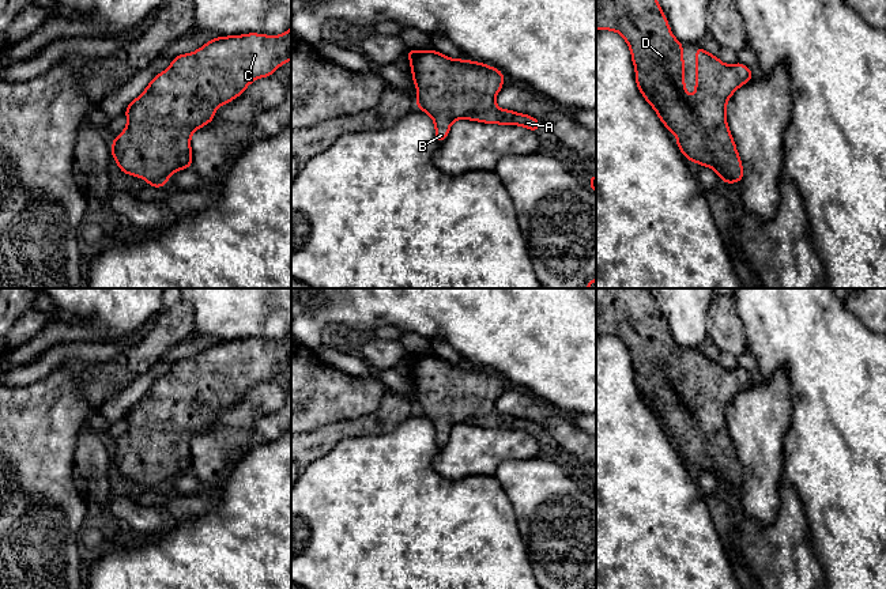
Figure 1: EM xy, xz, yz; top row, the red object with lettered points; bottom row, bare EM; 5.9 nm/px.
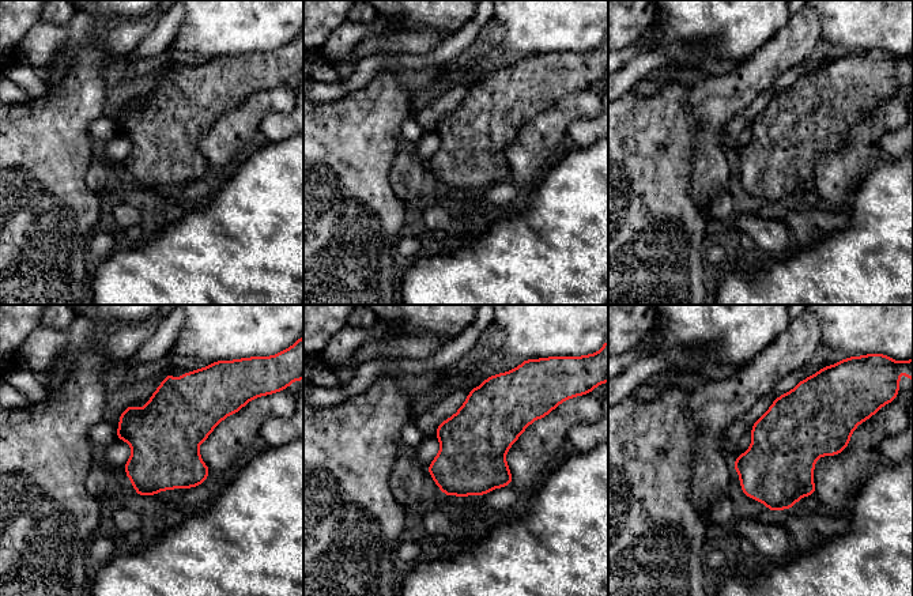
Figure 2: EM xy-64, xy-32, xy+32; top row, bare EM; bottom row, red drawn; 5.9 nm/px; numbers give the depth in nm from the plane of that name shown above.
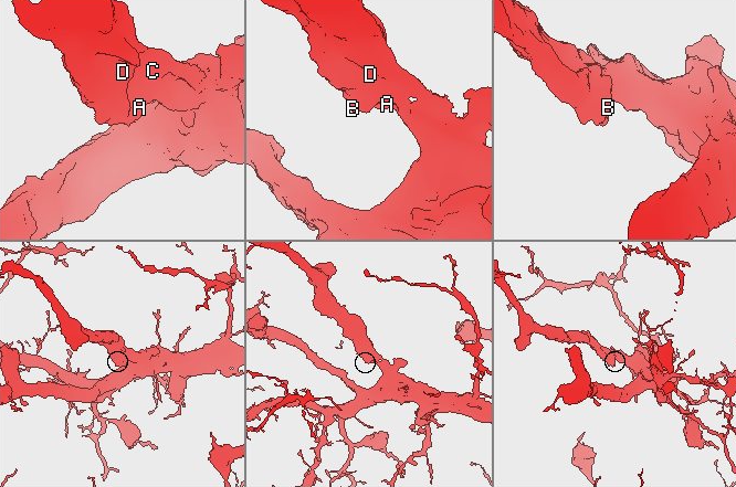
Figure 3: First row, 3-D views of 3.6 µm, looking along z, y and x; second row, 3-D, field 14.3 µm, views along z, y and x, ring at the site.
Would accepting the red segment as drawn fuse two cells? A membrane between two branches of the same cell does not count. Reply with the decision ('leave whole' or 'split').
leave whole

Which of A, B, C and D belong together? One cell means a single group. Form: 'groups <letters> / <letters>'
groups A B C D

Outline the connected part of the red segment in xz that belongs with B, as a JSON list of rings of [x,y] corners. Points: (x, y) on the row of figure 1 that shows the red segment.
[[[407,49],[412,80],[418,90],[416,107],[426,112],[434,121],[436,139],[441,144],[449,133],[450,125],[460,118],[486,124],[521,125],[539,132],[539,120],[523,113],[498,109],[495,95],[504,86],[504,73],[493,67],[463,58],[449,58],[437,50]]]

